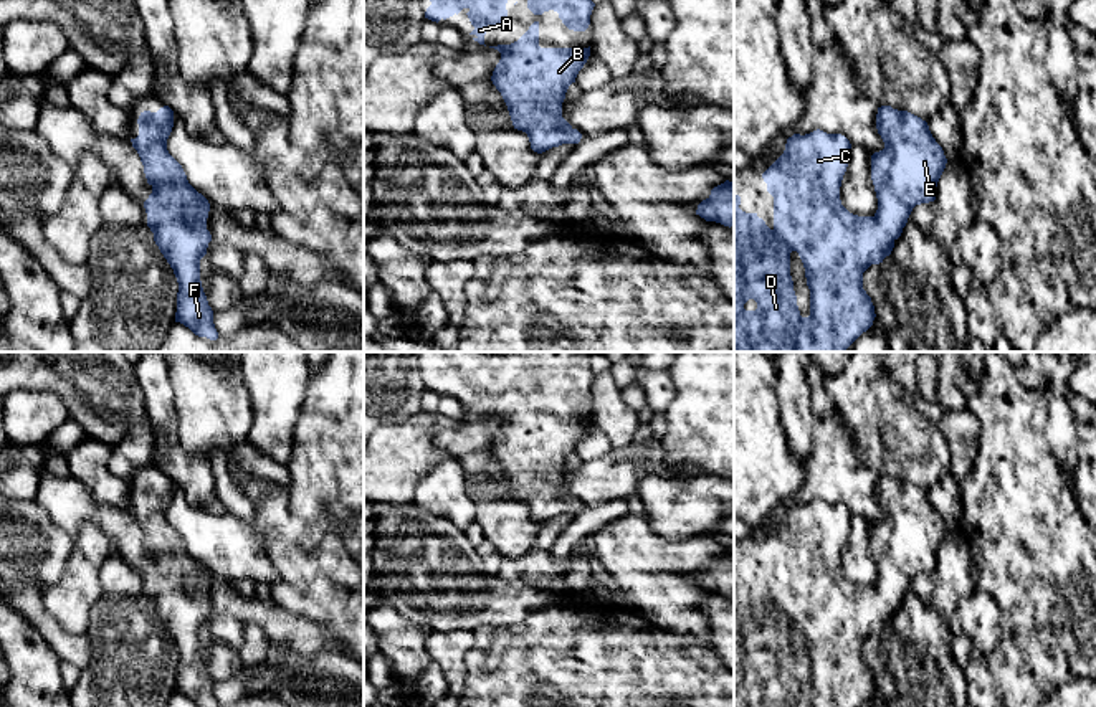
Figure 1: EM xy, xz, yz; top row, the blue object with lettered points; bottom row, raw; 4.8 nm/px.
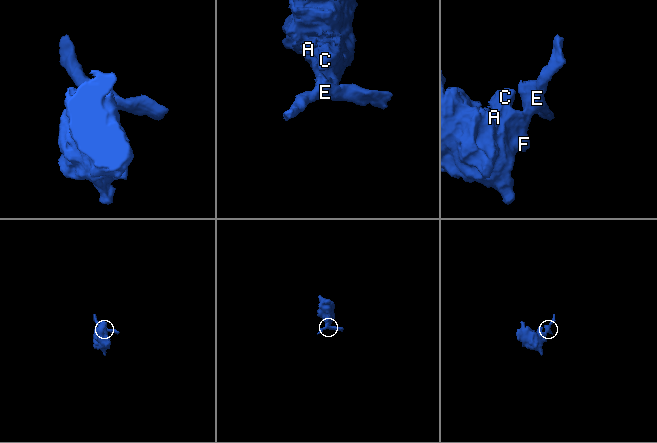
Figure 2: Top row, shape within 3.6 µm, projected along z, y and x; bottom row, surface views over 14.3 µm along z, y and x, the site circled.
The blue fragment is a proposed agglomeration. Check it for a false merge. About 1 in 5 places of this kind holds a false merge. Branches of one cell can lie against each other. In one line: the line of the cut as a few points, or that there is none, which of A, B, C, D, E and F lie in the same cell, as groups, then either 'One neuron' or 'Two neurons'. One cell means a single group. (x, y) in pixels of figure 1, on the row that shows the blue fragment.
No split. Groups: A B C D E F. One neuron

